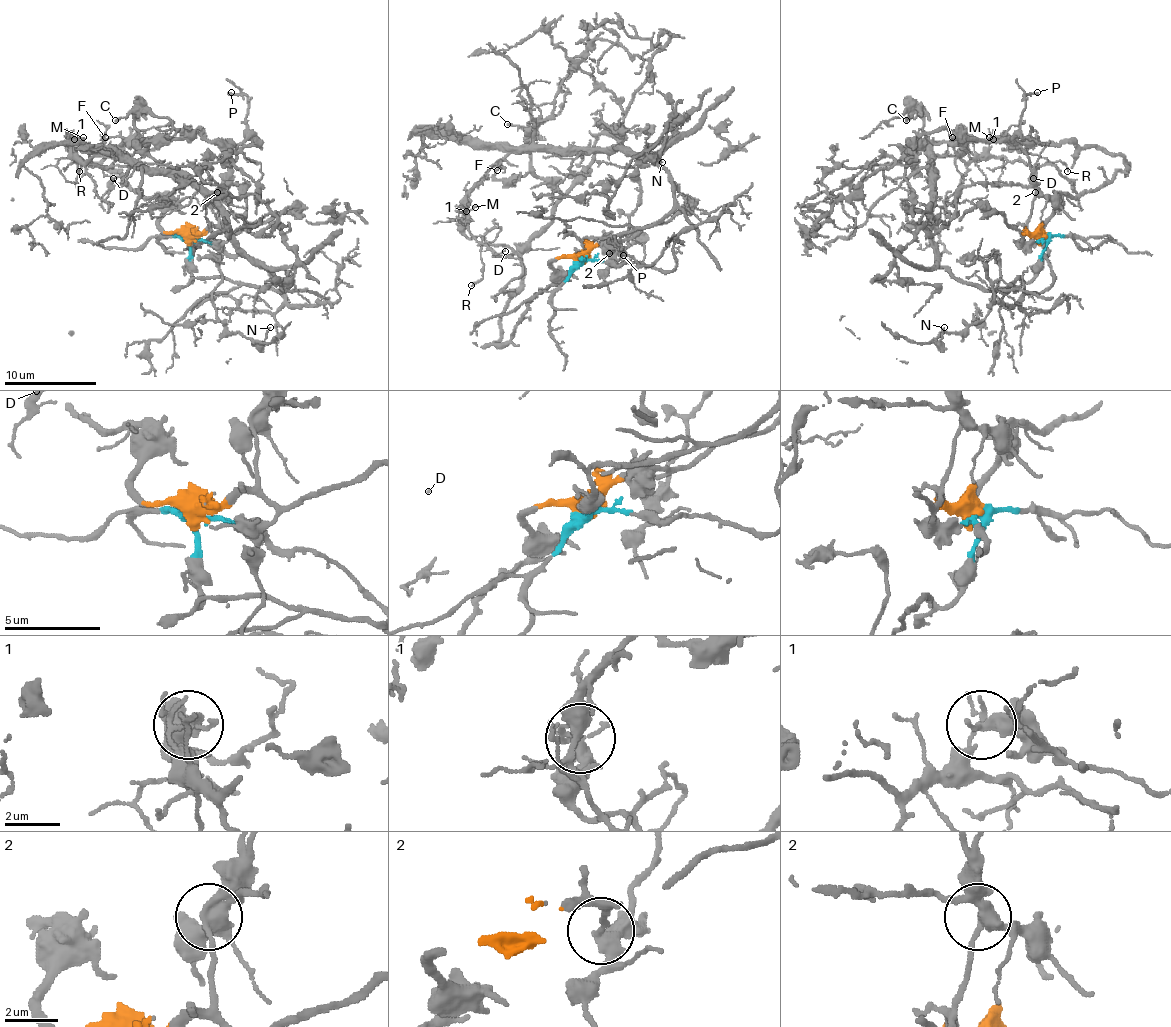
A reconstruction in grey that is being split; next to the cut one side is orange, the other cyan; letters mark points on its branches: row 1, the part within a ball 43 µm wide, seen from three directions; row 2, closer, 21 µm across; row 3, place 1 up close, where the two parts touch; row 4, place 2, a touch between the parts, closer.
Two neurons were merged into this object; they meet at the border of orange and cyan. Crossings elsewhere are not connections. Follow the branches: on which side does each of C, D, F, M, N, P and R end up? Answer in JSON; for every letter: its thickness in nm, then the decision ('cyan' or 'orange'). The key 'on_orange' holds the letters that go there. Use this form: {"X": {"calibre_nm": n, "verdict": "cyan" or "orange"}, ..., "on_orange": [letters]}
{"C": {"calibre_nm": 180, "verdict": "orange"}, "D": {"calibre_nm": 100, "verdict": "cyan"}, "F": {"calibre_nm": 110, "verdict": "orange"}, "M": {"calibre_nm": 140, "verdict": "cyan"}, "N": {"calibre_nm": 120, "verdict": "cyan"}, "P": {"calibre_nm": 140, "verdict": "orange"}, "R": {"calibre_nm": 140, "verdict": "orange"}, "on_orange": ["C", "F", "P", "R"]}

